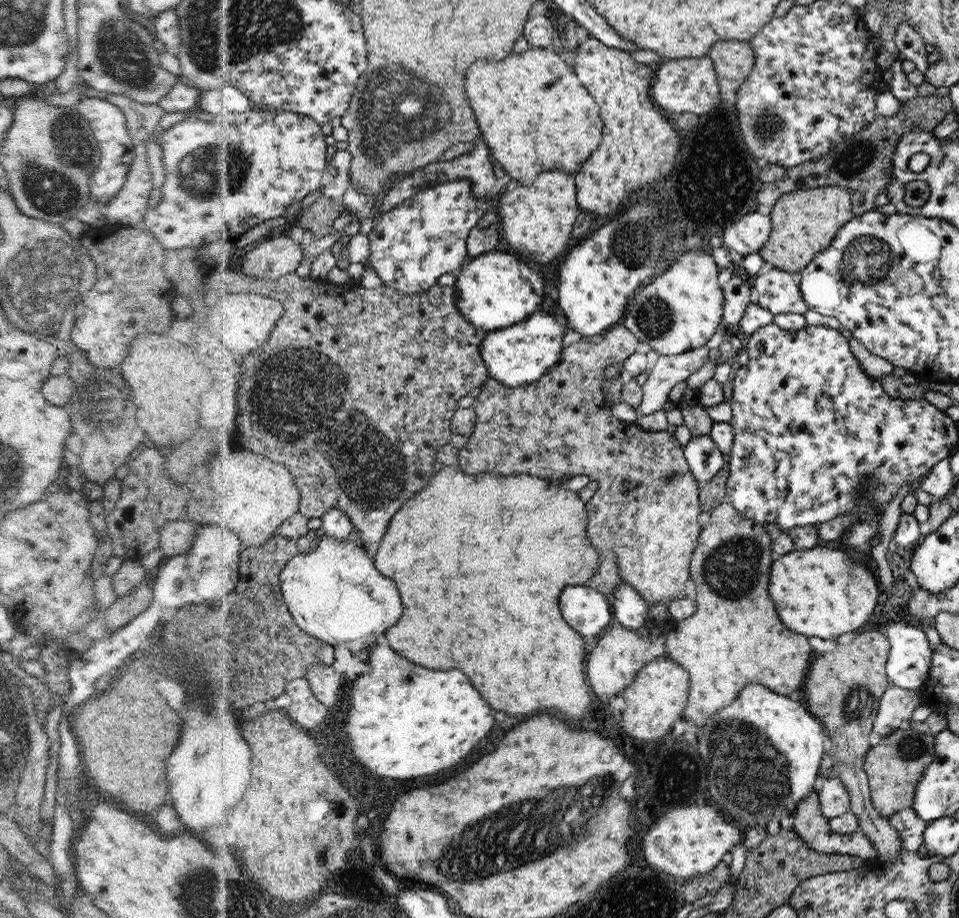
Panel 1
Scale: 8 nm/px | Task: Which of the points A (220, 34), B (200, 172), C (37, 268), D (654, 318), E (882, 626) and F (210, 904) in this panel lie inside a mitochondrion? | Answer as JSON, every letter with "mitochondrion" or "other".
{"A":"mitochondrion","B":"mitochondrion","C":"mitochondrion","D":"mitochondrion","E":"other","F":"mitochondrion"}

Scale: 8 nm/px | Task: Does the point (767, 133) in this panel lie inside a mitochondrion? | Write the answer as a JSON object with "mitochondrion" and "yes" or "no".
{"mitochondrion":"yes"}

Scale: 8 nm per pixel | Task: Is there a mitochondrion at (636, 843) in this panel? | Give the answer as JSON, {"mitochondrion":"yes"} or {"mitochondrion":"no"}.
{"mitochondrion":"no"}

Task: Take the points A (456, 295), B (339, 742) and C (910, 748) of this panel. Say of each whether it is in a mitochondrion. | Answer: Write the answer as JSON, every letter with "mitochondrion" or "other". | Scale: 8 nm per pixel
{"A":"other","B":"other","C":"mitochondrion"}

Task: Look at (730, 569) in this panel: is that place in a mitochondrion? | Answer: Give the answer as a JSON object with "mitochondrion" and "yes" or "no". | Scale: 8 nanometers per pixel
{"mitochondrion":"yes"}

